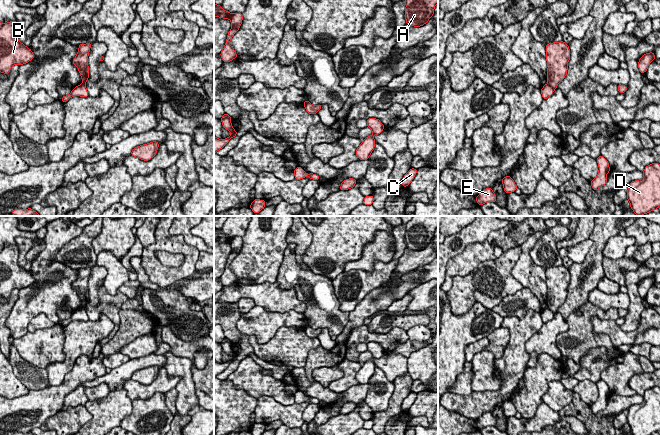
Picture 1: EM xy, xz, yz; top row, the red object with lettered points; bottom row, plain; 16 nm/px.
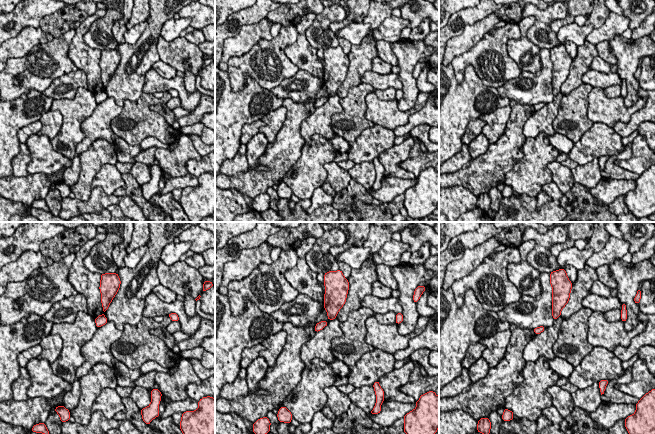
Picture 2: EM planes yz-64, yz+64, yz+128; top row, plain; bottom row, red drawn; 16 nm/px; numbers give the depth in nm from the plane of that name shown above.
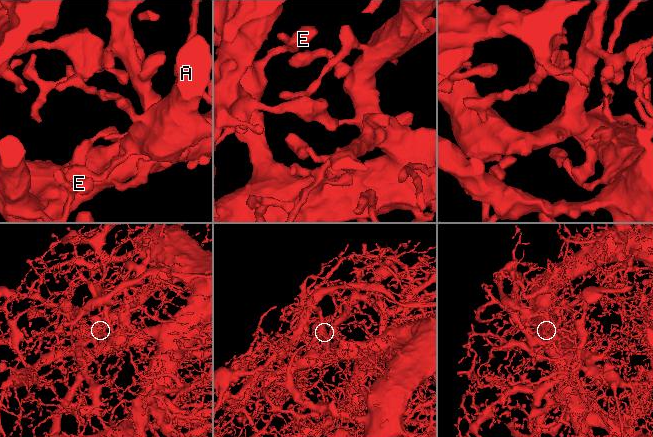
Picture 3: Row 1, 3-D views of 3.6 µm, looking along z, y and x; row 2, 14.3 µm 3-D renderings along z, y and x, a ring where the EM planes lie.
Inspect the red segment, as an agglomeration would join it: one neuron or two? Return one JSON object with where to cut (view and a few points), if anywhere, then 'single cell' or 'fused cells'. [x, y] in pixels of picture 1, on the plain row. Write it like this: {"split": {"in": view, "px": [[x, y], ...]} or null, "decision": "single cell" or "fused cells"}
{"split": {"in": "yz", "px": [[547, 307], [554, 313]]}, "decision": "fused cells"}

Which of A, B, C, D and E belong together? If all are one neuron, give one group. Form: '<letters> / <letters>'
A C D E / B

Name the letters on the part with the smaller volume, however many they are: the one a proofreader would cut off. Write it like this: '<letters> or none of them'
B

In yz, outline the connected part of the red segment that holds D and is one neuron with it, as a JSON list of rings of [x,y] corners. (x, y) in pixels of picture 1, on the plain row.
[[[660,389],[645,391],[643,402],[628,409],[627,423],[633,435],[652,435],[660,430]]]

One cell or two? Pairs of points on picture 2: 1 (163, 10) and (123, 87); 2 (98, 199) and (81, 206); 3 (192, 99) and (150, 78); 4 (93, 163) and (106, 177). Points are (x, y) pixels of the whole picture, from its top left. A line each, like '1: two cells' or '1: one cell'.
1: one cell
2: one cell
3: one cell
4: two cells

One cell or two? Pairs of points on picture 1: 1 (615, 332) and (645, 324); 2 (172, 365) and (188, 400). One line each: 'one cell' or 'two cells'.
1: one cell
2: one cell

